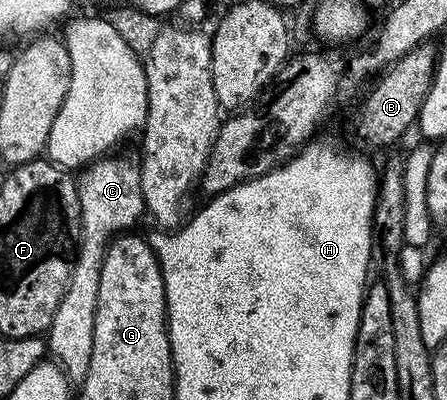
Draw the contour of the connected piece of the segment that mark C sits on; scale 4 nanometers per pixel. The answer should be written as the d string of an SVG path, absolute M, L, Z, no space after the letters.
M95 159L81 172L78 183L78 204L82 214L82 233L78 254L74 256L74 268L60 305L50 322L48 351L53 362L66 372L71 384L81 384L92 361L92 337L96 321L96 305L100 293L100 269L106 249L117 236L129 232L146 211L142 196L142 169L130 159Z

